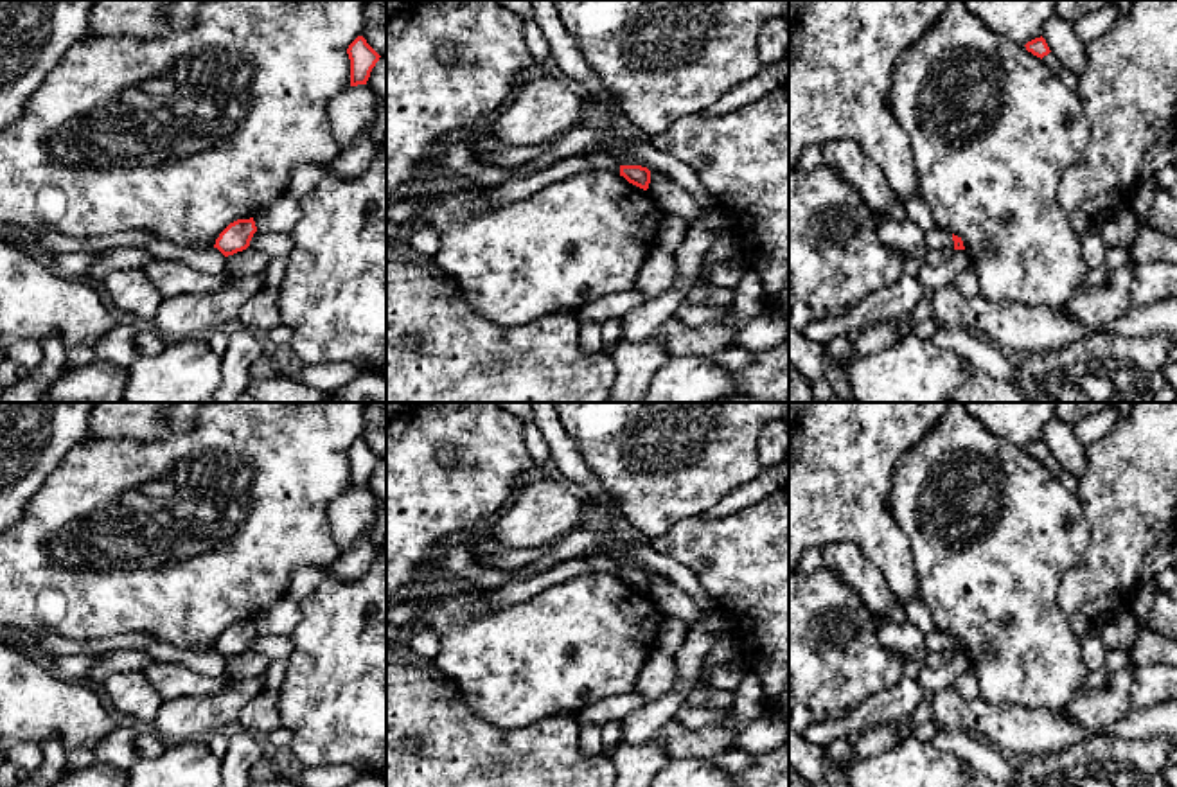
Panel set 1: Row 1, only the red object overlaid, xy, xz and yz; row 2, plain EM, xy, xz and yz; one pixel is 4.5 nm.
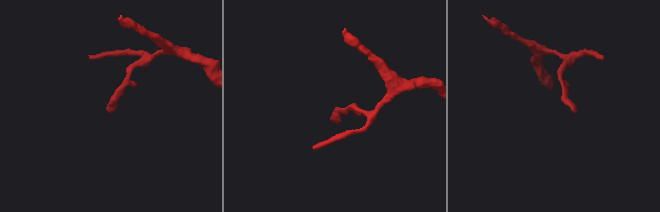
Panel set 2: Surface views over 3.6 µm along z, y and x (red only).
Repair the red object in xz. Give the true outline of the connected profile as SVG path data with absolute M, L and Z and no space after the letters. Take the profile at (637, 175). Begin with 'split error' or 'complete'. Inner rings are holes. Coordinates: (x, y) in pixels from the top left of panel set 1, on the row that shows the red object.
complete; M620 165L620 176L624 176L629 183L647 190L650 183L650 171L642 165Z

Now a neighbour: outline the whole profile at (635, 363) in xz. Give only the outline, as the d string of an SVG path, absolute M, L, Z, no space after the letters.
M647 338L638 343L620 340L609 356L616 365L611 402L642 402L652 374L668 358L668 352L658 340Z

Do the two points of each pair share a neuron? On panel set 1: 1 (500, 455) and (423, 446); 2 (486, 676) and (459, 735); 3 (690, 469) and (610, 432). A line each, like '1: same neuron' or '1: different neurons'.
1: same neuron
2: different neurons
3: same neuron

